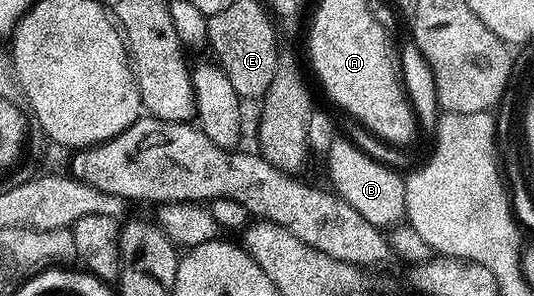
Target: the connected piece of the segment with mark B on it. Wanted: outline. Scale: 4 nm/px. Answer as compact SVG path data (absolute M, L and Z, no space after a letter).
M339 138L330 144L330 180L333 191L352 210L356 210L383 230L393 229L406 220L406 182L401 171L374 160L353 142Z

